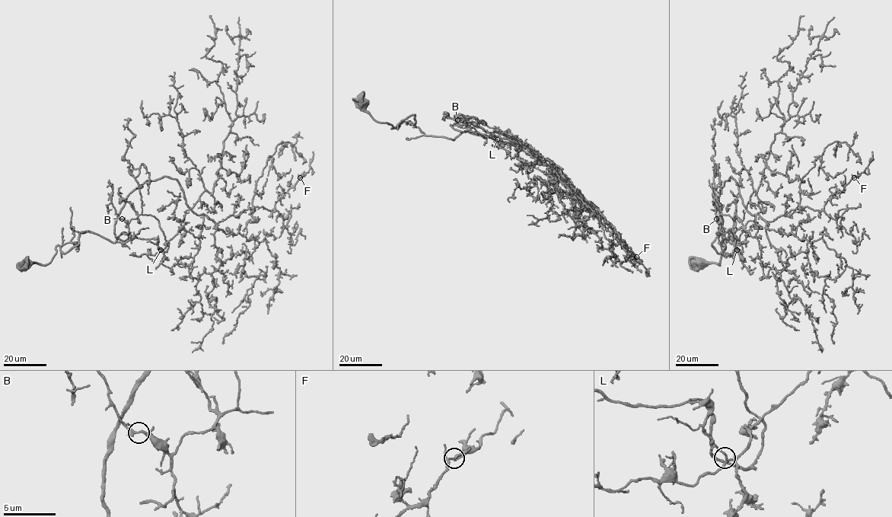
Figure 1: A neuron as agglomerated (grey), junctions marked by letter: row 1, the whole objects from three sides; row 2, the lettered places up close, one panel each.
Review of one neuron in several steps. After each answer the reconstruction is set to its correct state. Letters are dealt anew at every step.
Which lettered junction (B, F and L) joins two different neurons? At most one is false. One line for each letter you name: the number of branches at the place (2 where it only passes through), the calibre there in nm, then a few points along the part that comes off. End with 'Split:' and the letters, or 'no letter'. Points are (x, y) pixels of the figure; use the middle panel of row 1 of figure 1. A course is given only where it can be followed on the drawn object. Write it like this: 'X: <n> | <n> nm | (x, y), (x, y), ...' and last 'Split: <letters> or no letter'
Split: no letter

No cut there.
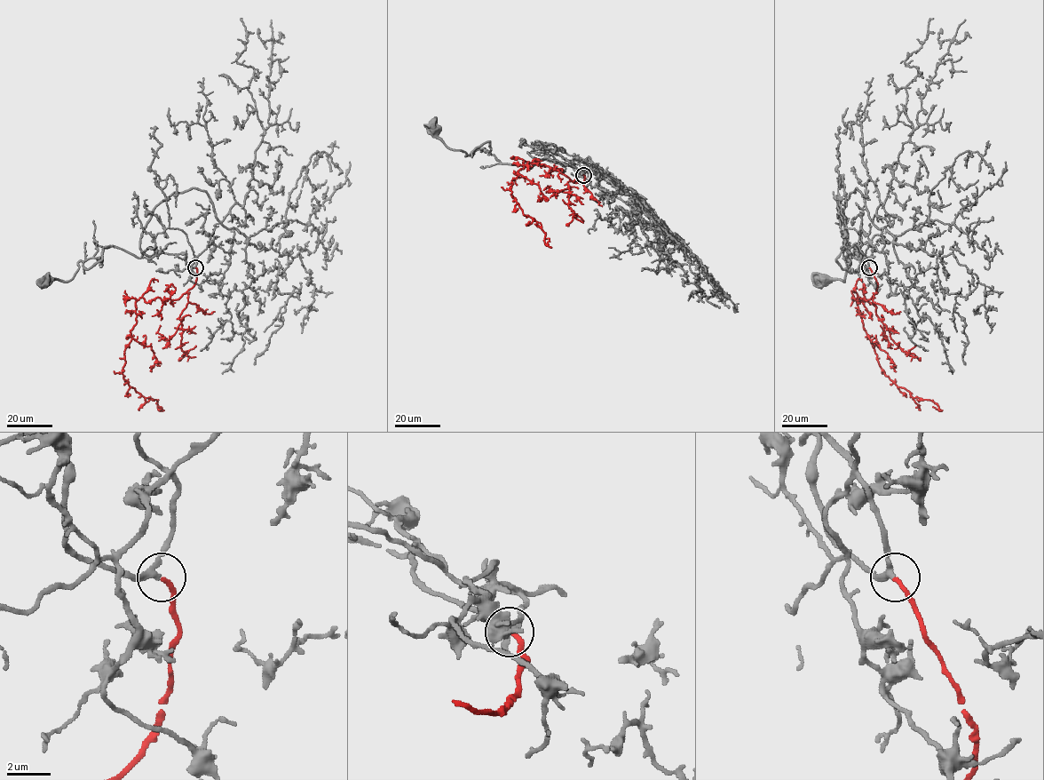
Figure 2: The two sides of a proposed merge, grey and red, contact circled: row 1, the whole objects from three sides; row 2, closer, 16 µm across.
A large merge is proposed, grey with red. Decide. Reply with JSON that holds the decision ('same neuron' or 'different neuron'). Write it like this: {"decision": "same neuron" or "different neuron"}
{"decision": "same neuron"}

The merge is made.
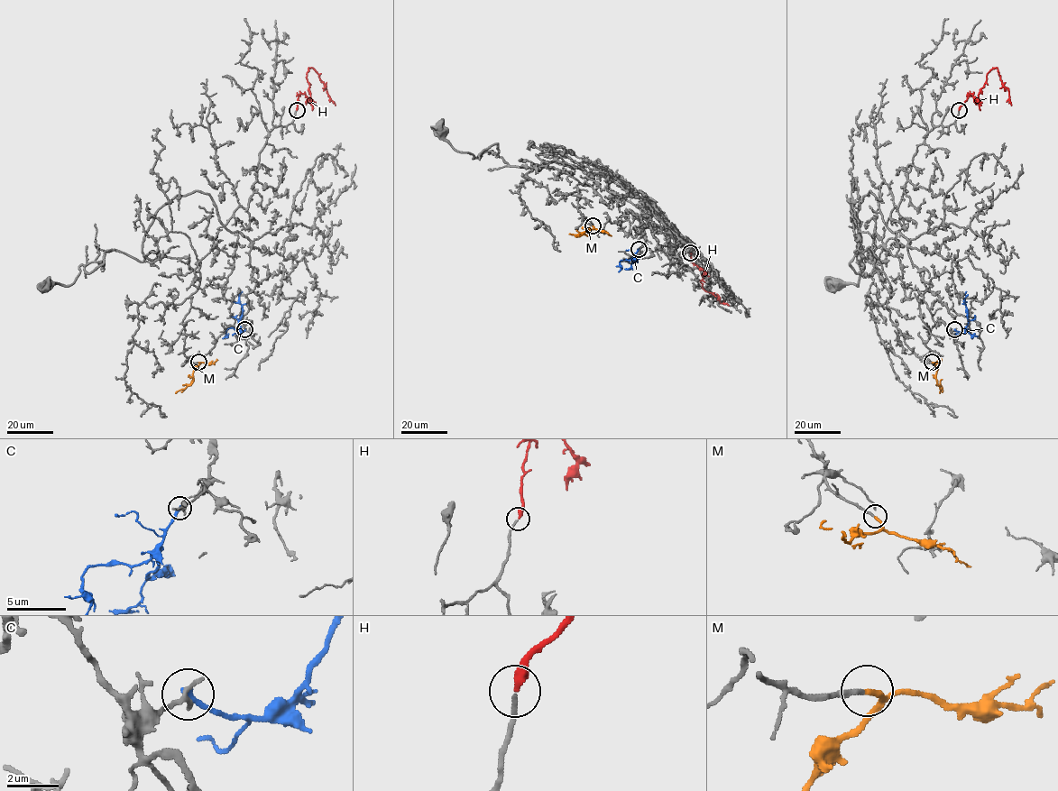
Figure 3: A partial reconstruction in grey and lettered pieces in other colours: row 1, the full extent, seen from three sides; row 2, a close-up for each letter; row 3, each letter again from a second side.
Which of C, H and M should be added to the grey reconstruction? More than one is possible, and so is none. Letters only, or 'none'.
H, M

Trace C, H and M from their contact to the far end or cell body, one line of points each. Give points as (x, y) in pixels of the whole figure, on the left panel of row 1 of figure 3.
C: (244, 329), (242, 332), (239, 325), (242, 312), (239, 295), (242, 291)
H: (296, 110), (300, 94), (310, 98), (307, 74), (310, 68), (318, 75), (335, 105)
M: (198, 363), (193, 371), (192, 382), (175, 393)

